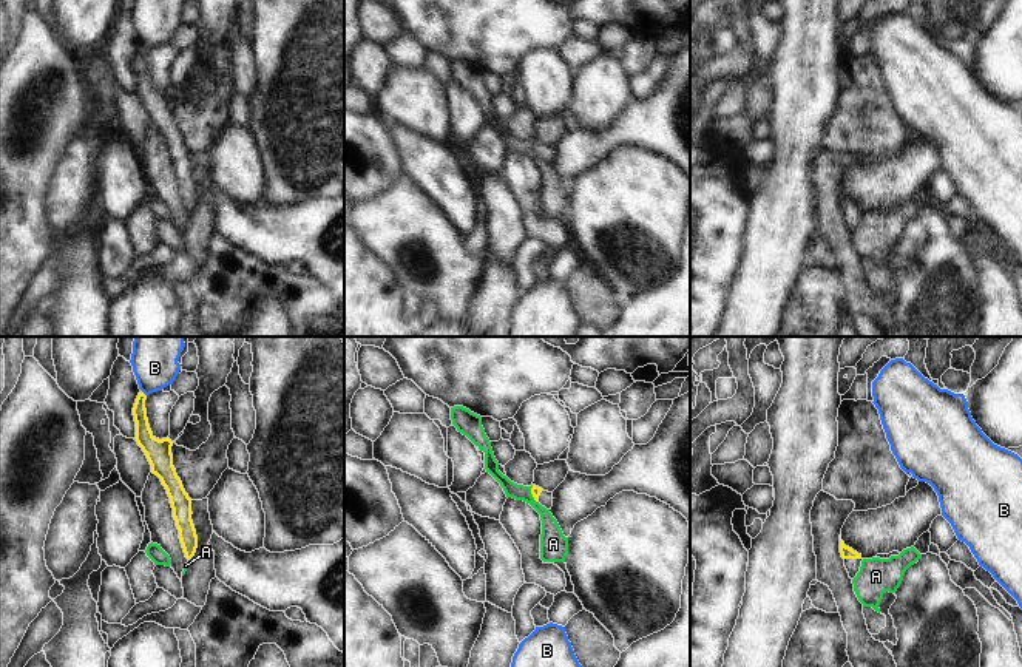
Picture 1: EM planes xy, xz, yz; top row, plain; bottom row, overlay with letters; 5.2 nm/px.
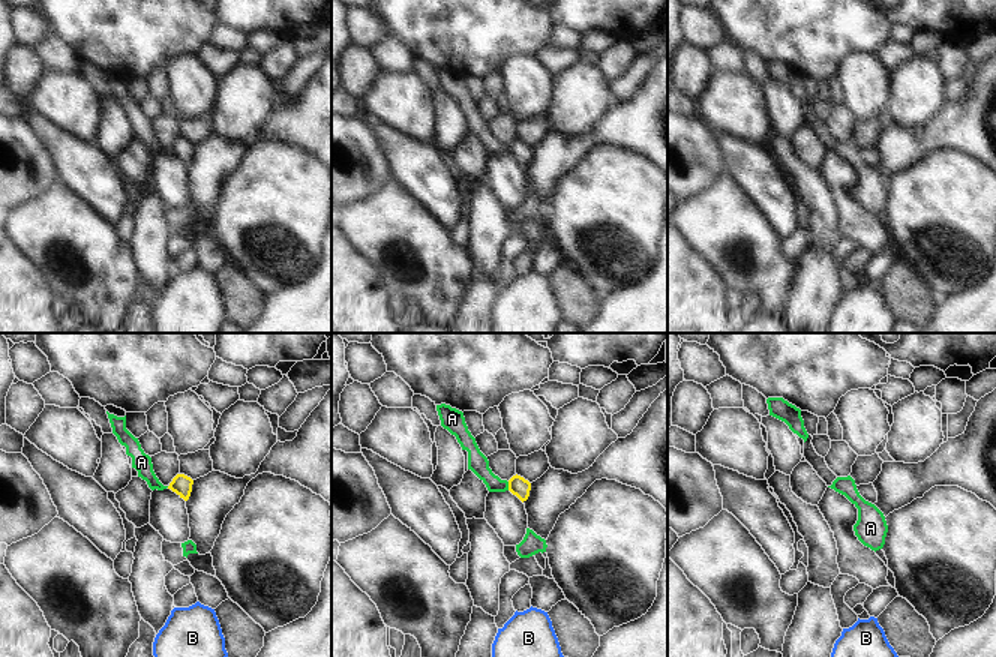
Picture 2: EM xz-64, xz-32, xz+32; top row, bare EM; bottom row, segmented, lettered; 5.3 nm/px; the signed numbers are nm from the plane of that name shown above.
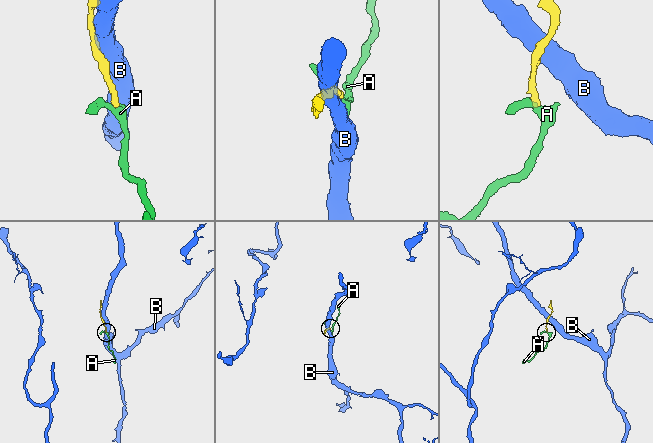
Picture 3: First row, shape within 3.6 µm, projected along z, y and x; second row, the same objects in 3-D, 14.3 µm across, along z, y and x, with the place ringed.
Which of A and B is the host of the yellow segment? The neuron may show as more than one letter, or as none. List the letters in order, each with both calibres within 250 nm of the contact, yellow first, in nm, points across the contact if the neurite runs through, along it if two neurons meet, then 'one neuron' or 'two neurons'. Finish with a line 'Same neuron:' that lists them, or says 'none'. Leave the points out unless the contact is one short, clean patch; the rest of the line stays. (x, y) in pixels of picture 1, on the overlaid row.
A: 50 nm thick on the yellow side, 120 nm on the other; border along xz (531, 485), (531, 494), (538, 502); two neurons
B: 90 nm thick on the yellow side, 260 nm on the other; border along xy (141, 389), (145, 396); two neurons
Same neuron: none

